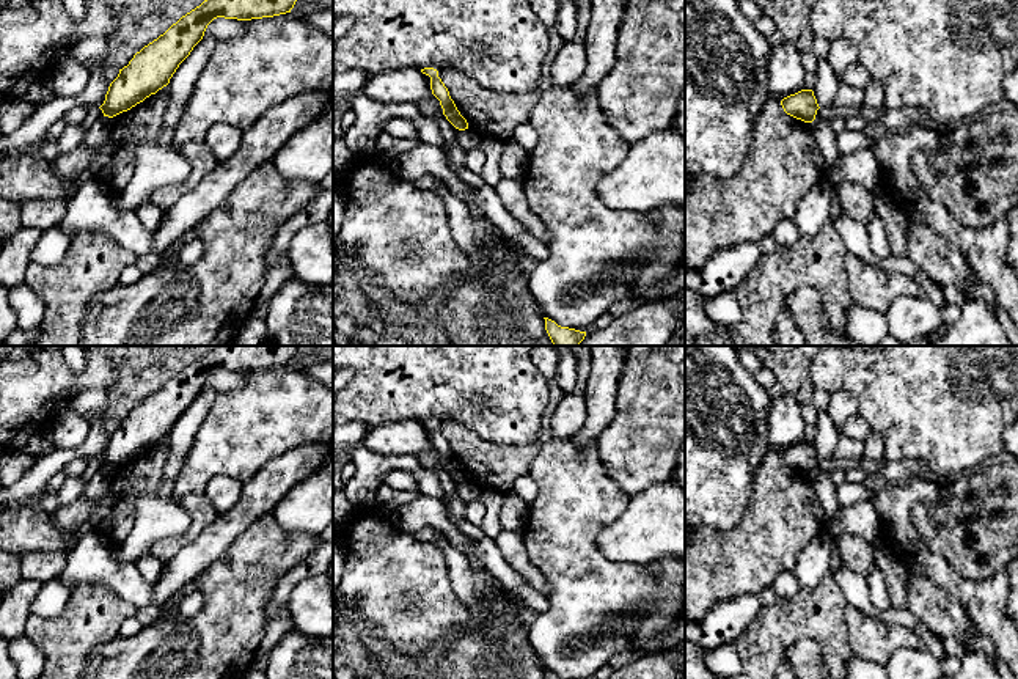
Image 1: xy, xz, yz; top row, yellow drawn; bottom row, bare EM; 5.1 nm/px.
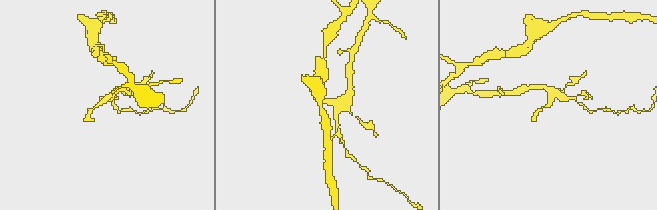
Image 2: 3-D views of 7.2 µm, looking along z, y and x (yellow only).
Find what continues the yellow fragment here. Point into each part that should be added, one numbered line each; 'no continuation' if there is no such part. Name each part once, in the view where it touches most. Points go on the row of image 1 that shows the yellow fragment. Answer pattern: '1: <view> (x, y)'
no continuation

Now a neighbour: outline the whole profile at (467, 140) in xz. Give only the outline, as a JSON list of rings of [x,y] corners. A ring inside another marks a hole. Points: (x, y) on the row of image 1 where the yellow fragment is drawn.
[[[468,129],[465,130],[459,130],[457,134],[457,146],[462,151],[470,151],[474,149],[478,146],[481,146],[481,137]]]

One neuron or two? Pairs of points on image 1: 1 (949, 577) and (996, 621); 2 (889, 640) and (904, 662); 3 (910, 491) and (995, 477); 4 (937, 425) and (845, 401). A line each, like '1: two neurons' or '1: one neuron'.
1: one neuron
2: two neurons
3: two neurons
4: two neurons

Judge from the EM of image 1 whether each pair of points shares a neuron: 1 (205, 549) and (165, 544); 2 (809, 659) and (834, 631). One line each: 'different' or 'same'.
1: different
2: different

